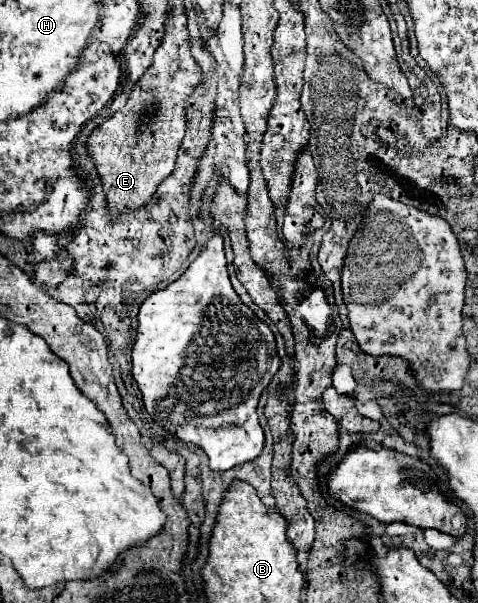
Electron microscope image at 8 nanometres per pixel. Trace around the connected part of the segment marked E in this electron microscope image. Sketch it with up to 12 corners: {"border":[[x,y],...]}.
{"border":[[183,20],[165,22],[123,110],[89,136],[111,216],[173,170],[201,84]]}

